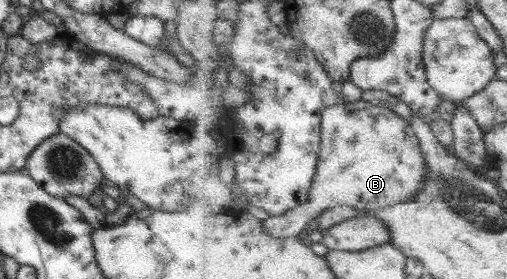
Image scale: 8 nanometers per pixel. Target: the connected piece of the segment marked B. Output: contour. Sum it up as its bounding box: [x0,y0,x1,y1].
[264,98,425,238]

